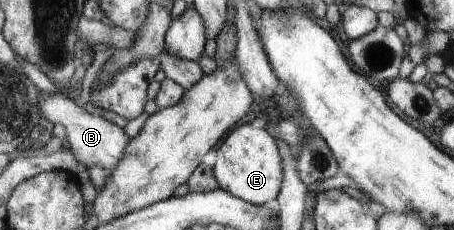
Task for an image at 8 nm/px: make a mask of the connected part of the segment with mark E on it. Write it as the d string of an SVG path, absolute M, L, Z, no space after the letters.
M244 124L227 135L223 145L217 149L217 161L213 166L212 172L217 180L219 188L230 192L231 195L242 199L245 203L253 205L273 204L279 195L283 181L283 157L279 151L279 145L274 136L269 135L264 127L256 124Z

